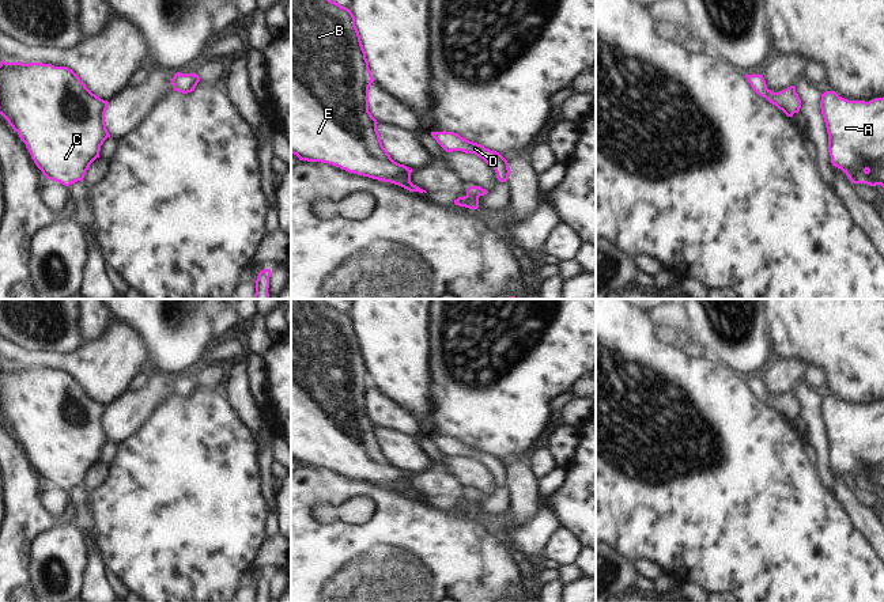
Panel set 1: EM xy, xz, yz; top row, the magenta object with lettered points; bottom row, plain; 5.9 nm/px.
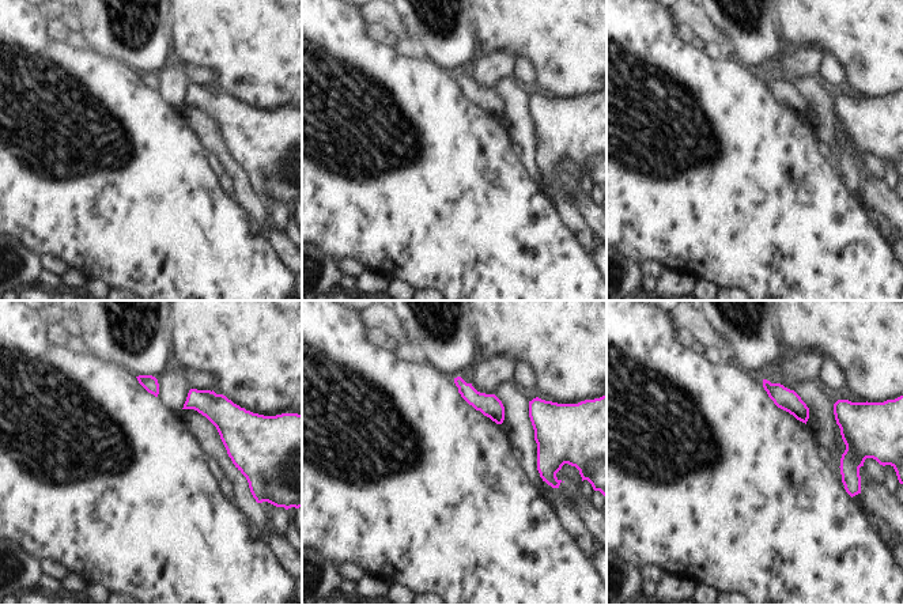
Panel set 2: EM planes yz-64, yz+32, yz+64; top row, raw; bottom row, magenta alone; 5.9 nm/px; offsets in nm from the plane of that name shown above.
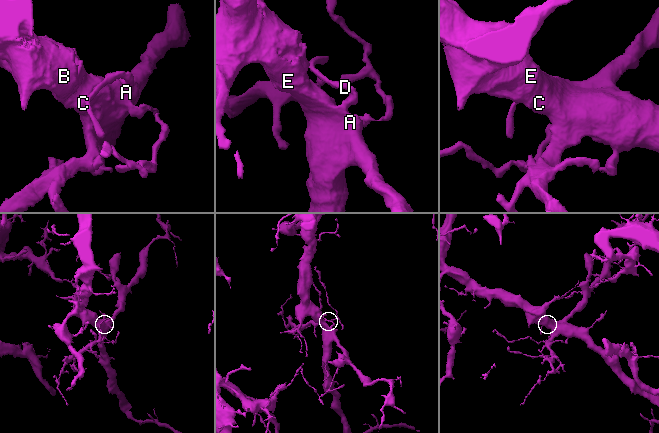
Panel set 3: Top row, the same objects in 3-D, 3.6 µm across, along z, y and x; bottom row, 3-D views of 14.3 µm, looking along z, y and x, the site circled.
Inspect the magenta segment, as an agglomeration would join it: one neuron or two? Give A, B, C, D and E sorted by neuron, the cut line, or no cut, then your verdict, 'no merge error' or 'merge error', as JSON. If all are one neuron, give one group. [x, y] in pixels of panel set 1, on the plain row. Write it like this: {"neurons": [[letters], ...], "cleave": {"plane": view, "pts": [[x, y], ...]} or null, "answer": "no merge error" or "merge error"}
{"neurons": [["A", "B", "C", "D", "E"]], "cleave": null, "answer": "no merge error"}

